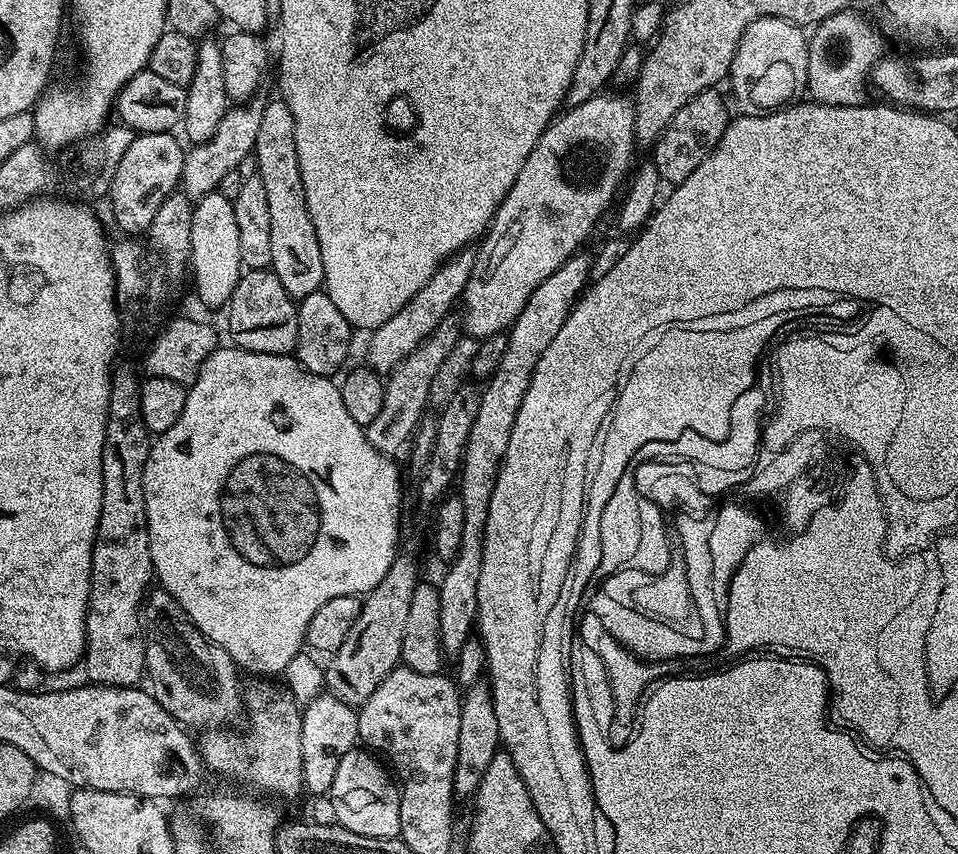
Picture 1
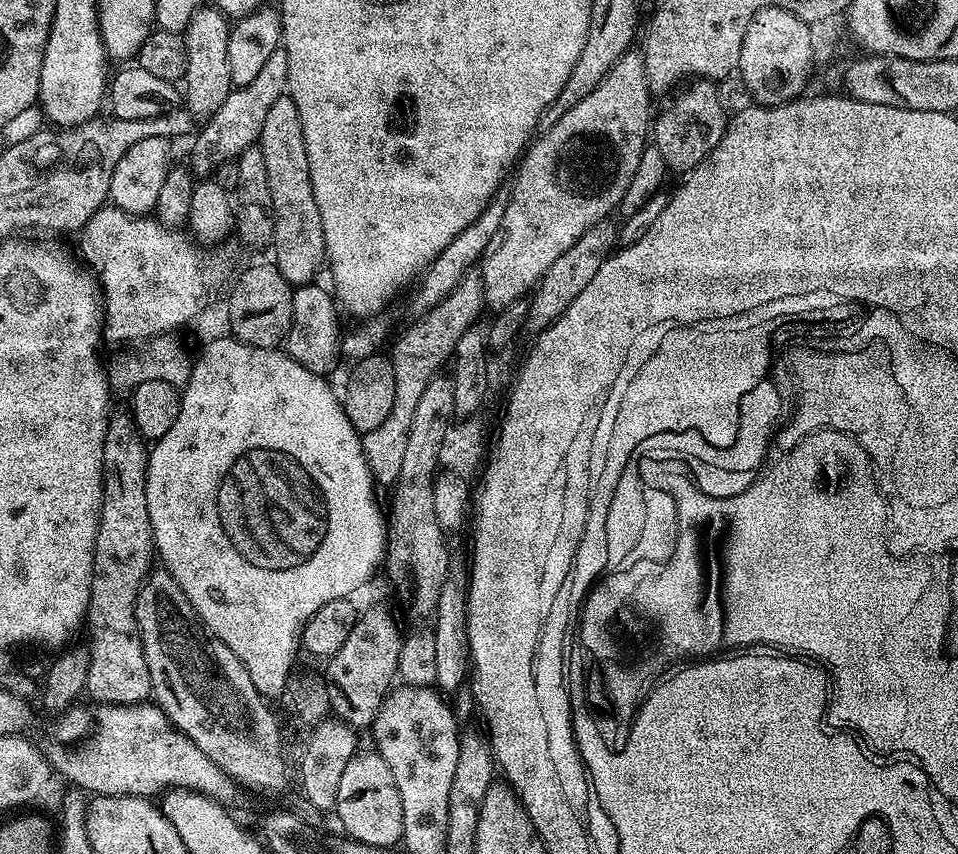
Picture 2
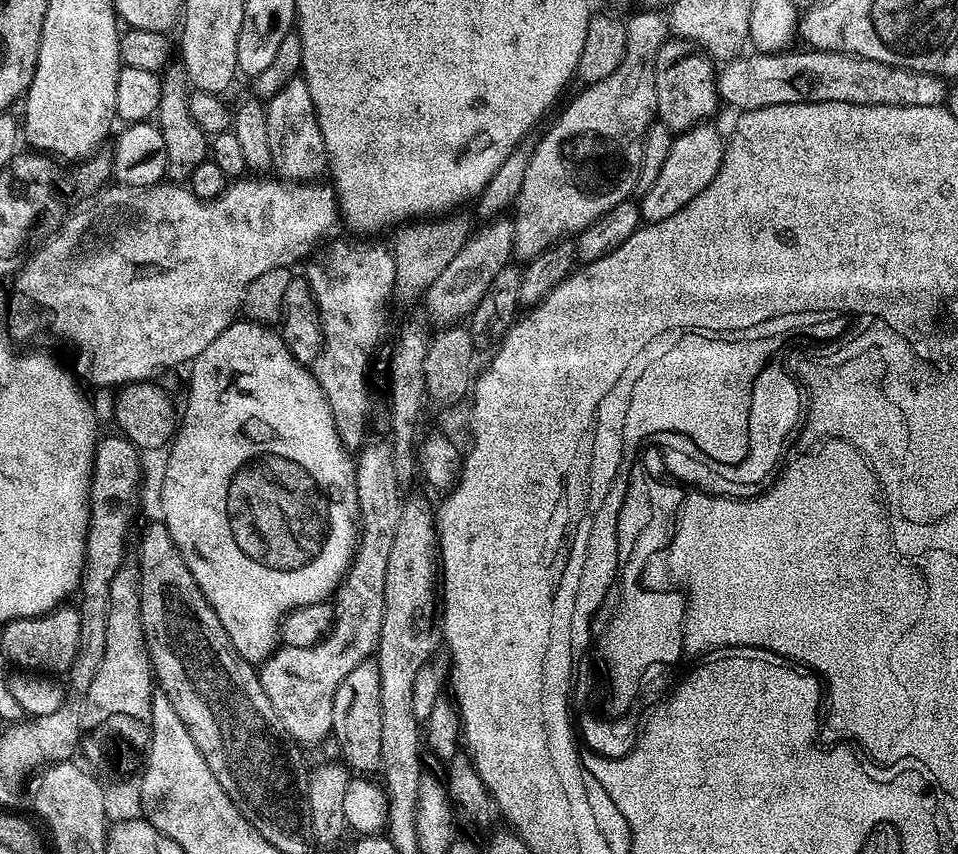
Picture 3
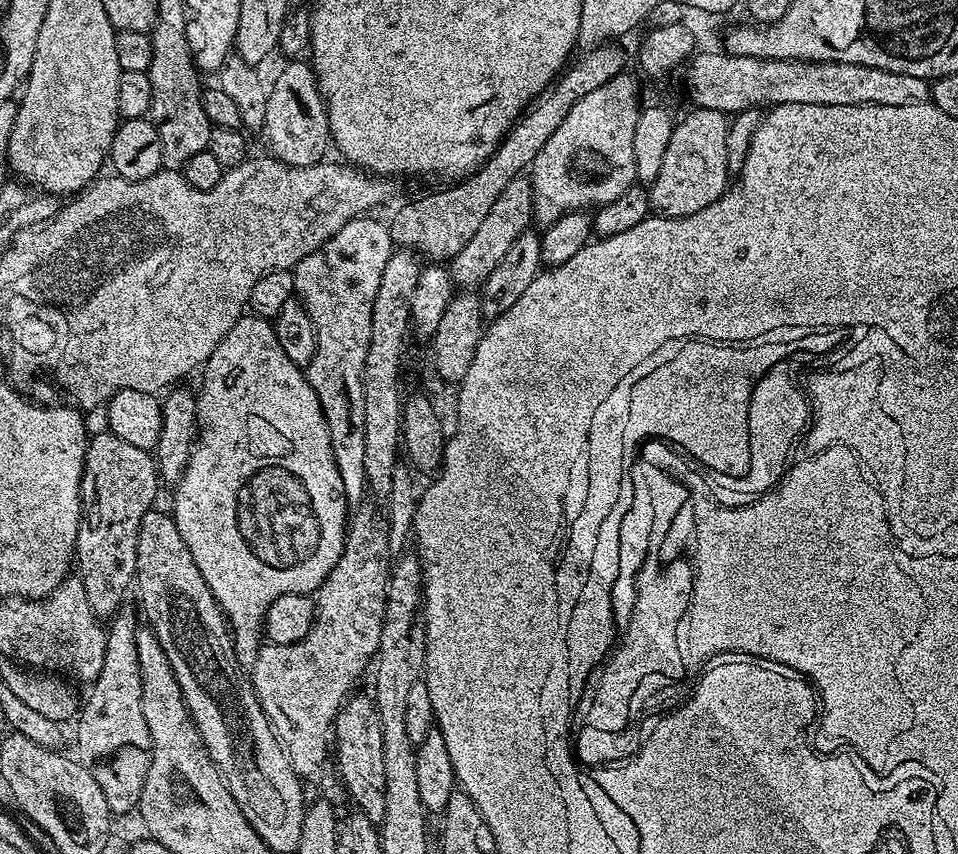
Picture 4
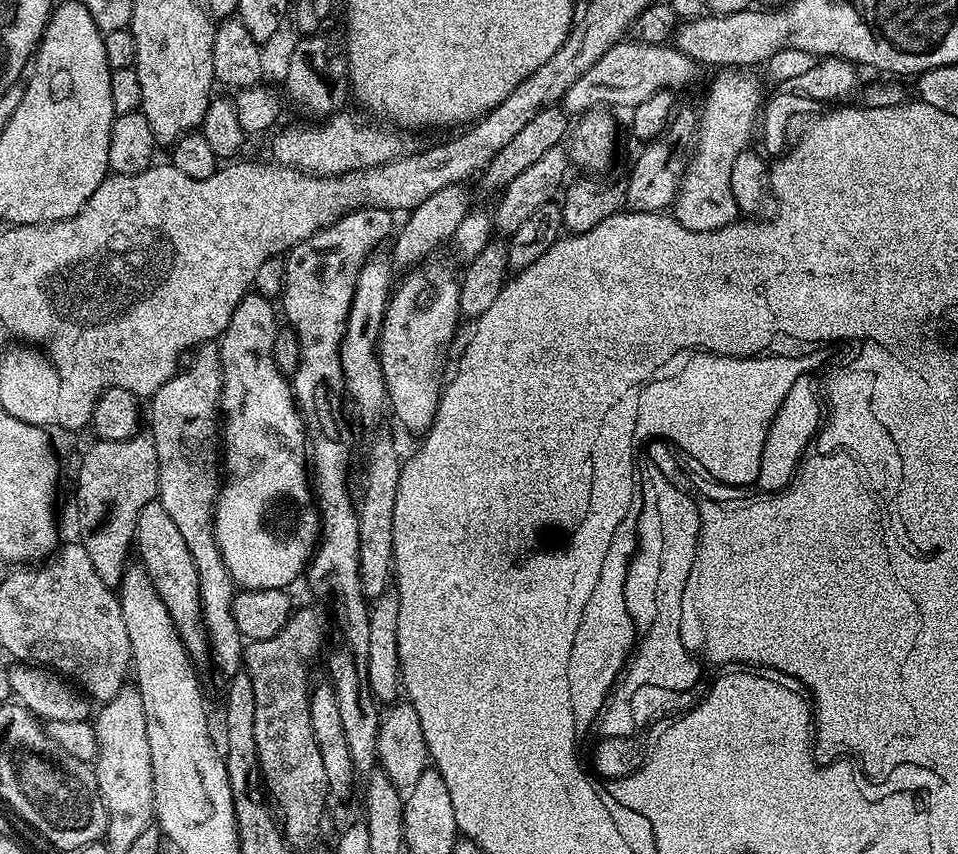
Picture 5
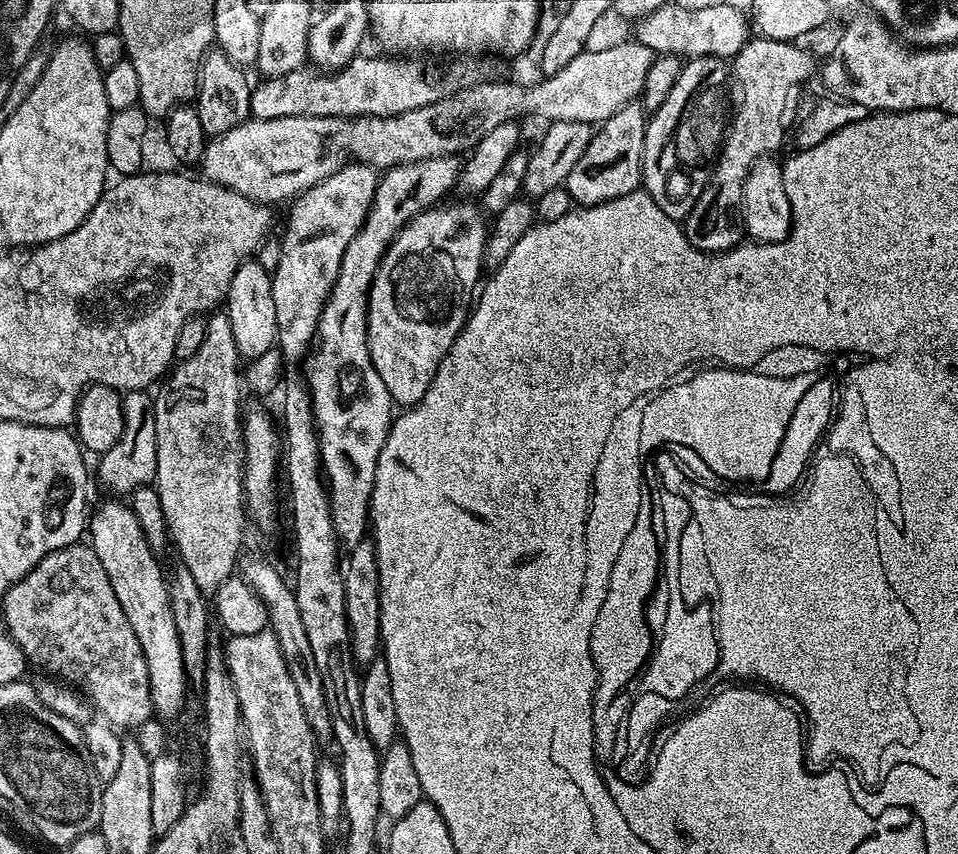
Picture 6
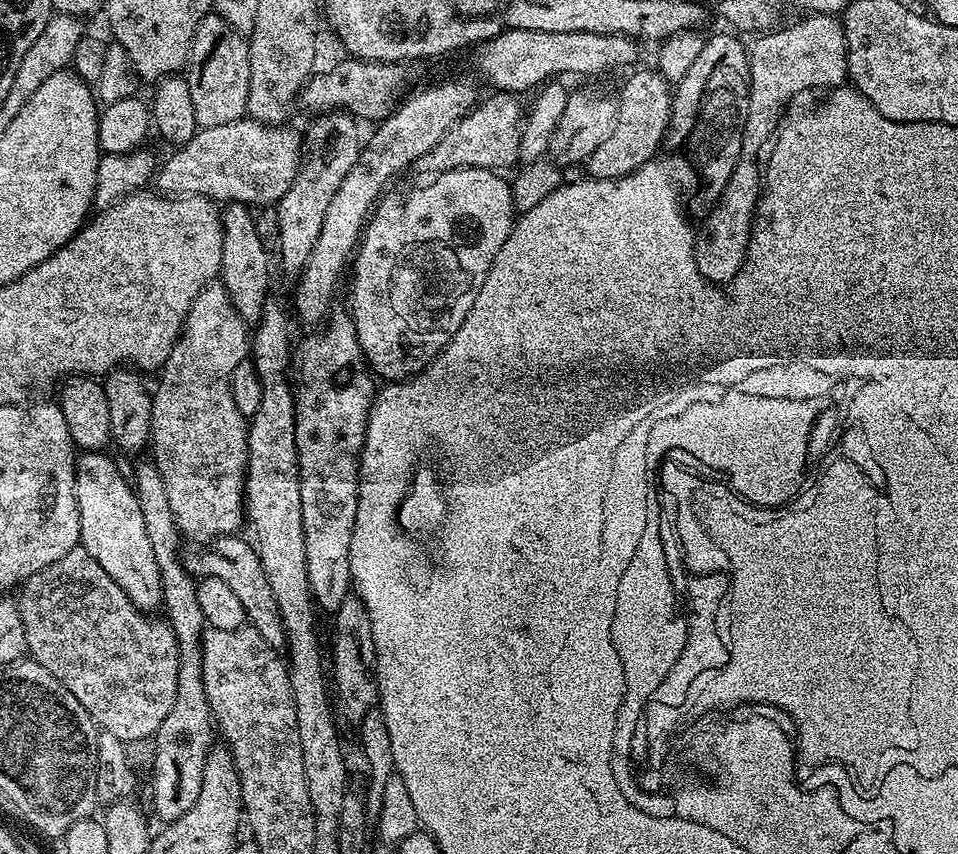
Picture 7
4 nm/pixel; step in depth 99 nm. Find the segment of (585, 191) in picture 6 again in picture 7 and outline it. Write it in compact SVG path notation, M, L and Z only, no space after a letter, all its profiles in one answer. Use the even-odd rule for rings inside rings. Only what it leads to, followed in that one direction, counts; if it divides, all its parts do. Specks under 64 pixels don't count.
M651 67L636 72L620 88L616 109L616 125L610 138L590 154L586 161L587 175L594 180L617 180L649 163L665 143L668 123L672 117L673 89L659 70ZM652 71L652 72L651 72Z

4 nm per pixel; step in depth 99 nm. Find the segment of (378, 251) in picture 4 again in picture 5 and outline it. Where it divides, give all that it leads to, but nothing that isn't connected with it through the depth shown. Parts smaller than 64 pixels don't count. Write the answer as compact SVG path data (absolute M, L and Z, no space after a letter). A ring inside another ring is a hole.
M355 208L353 212L348 212L342 218L338 218L328 228L318 230L313 236L306 238L306 242L294 245L294 247L286 253L284 287L282 291L282 301L284 300L284 312L282 308L282 316L283 319L284 316L288 319L285 320L287 327L291 328L292 333L296 335L296 345L300 347L300 365L298 366L296 373L290 378L290 383L292 385L292 395L295 399L296 407L300 409L300 414L304 418L306 431L308 433L308 442L310 445L310 476L314 481L314 499L320 513L320 539L316 545L315 552L312 553L312 559L308 561L306 577L308 576L308 584L312 587L313 594L320 600L329 600L329 602L332 603L332 608L330 607L330 616L334 621L335 635L337 632L337 634L340 635L340 640L334 641L335 639L333 639L330 647L327 649L326 657L328 656L329 676L327 676L327 679L330 681L334 694L338 698L338 715L342 717L342 730L345 732L346 738L353 742L359 742L359 740L368 740L368 742L376 741L378 738L378 730L380 729L382 712L378 707L376 700L373 699L370 682L367 681L367 654L369 653L370 639L368 616L370 604L365 597L359 578L358 504L355 499L352 501L352 492L348 489L348 471L352 468L352 436L346 429L340 428L339 422L336 421L336 415L340 412L340 396L342 398L342 393L345 391L344 371L340 365L340 347L342 346L344 331L348 325L348 315L350 314L350 306L352 305L354 290L356 289L356 283L358 282L358 274L362 270L362 266L367 262L369 256L373 255L373 253L379 249L376 247L378 247L388 235L387 240L393 235L394 226L392 228L392 220L394 220L393 213L387 212L384 208Z

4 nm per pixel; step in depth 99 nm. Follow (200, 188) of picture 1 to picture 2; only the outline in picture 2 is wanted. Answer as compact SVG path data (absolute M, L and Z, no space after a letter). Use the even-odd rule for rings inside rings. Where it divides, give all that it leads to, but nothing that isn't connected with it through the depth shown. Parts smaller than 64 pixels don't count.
M281 46L274 50L274 54L270 54L270 59L263 64L262 71L251 82L246 82L246 86L241 88L233 87L226 102L222 102L222 106L218 106L218 110L214 110L214 114L203 121L202 127L191 141L193 144L190 167L197 177L204 178L215 173L222 162L236 160L248 147L259 141L266 114L270 114L274 102L278 102L278 98L287 93L289 74L286 50Z

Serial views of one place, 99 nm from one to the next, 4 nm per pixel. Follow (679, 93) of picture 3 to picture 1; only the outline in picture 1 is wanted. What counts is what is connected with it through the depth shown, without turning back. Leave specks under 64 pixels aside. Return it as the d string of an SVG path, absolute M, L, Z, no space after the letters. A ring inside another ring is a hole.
M709 90L690 98L690 102L686 102L686 106L682 106L682 110L674 114L674 118L665 126L663 134L656 141L654 163L665 185L675 186L686 182L686 178L690 178L690 174L694 174L694 170L702 166L714 146L718 146L726 126L730 123L728 108L718 93L719 91Z

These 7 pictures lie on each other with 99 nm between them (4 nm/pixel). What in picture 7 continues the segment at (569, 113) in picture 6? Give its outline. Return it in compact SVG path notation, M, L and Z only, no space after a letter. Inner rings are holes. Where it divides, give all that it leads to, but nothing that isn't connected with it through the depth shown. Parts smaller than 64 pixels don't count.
M245 118L242 120L235 120L234 122L226 123L225 126L214 126L197 129L197 132L186 144L181 144L175 149L176 152L172 157L169 158L165 164L161 163L159 165L158 171L154 176L154 188L157 193L163 194L165 196L171 196L173 198L178 196L205 196L208 199L212 199L217 202L229 202L229 203L240 203L247 204L249 206L263 206L263 205L273 205L279 203L279 200L293 184L293 178L297 174L297 170L300 168L300 161L302 159L302 138L298 132L294 132L292 129L288 128L287 125L269 125L260 124L258 121Z

